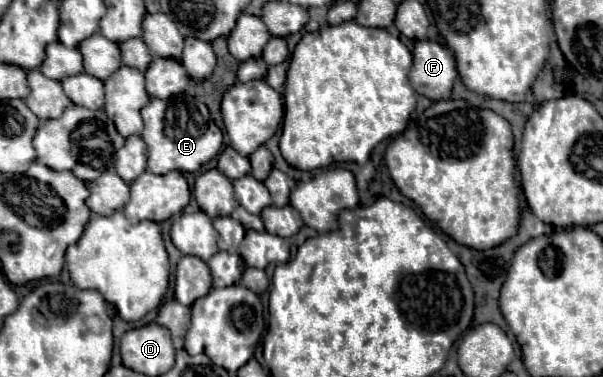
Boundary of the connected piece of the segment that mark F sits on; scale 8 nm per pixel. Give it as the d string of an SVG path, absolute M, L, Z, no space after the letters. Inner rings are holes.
M429 39L415 43L409 81L419 95L429 97L431 101L449 99L455 79L457 65L449 47Z

